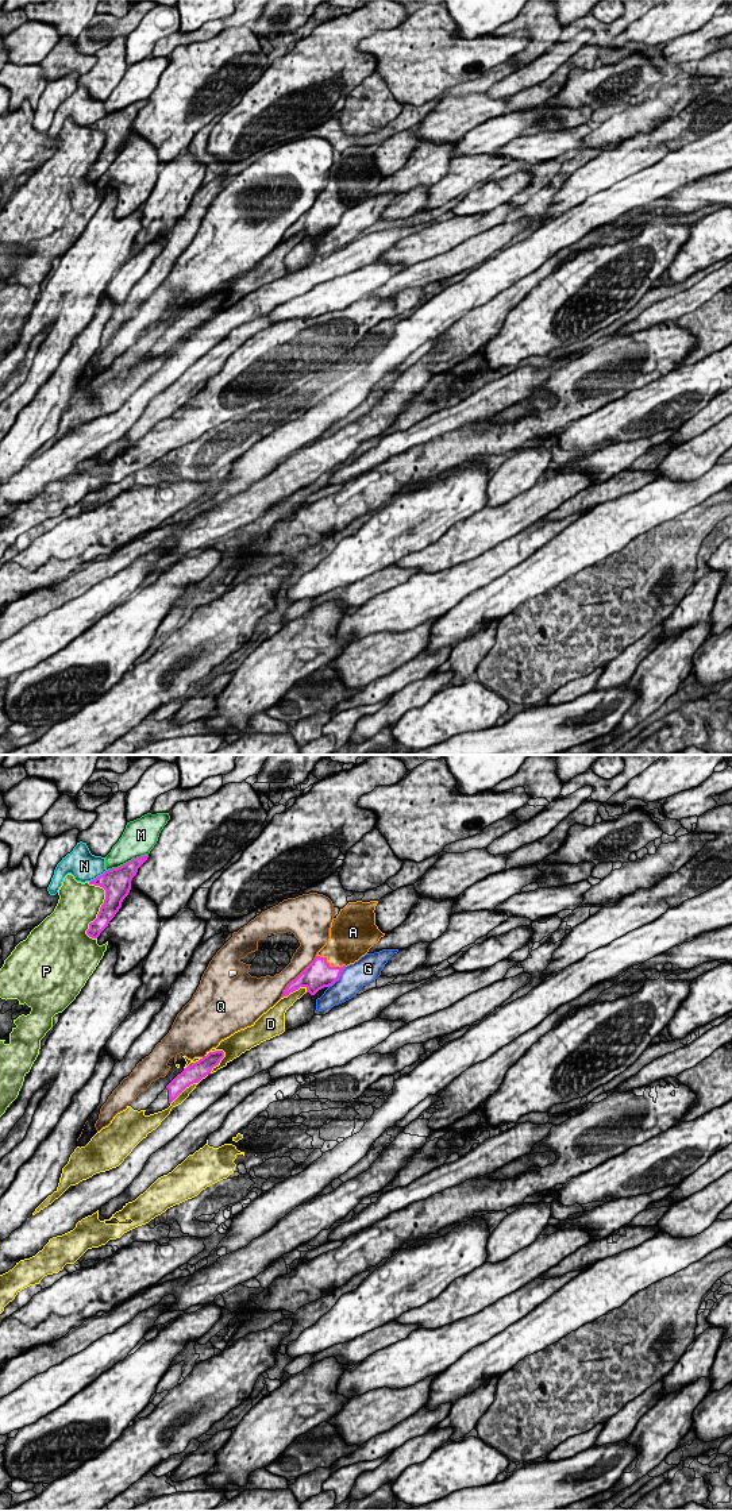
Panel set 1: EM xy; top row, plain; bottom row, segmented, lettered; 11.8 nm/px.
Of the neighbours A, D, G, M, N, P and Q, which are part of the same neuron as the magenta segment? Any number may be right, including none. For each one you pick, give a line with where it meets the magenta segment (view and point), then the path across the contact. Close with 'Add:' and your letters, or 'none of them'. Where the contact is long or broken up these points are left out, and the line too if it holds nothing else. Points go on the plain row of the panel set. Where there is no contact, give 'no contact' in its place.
A: contact xy (331, 211)
Add: A

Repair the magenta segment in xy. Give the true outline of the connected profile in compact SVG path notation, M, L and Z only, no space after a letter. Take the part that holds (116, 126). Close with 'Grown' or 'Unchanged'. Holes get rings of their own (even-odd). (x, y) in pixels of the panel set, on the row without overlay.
M149 99L132 103L117 112L105 115L103 119L89 126L89 128L100 130L105 134L105 143L97 162L89 167L89 173L86 174L89 181L97 182L108 170L109 165L122 151L123 143L128 139L132 122L147 101Z. Unchanged

